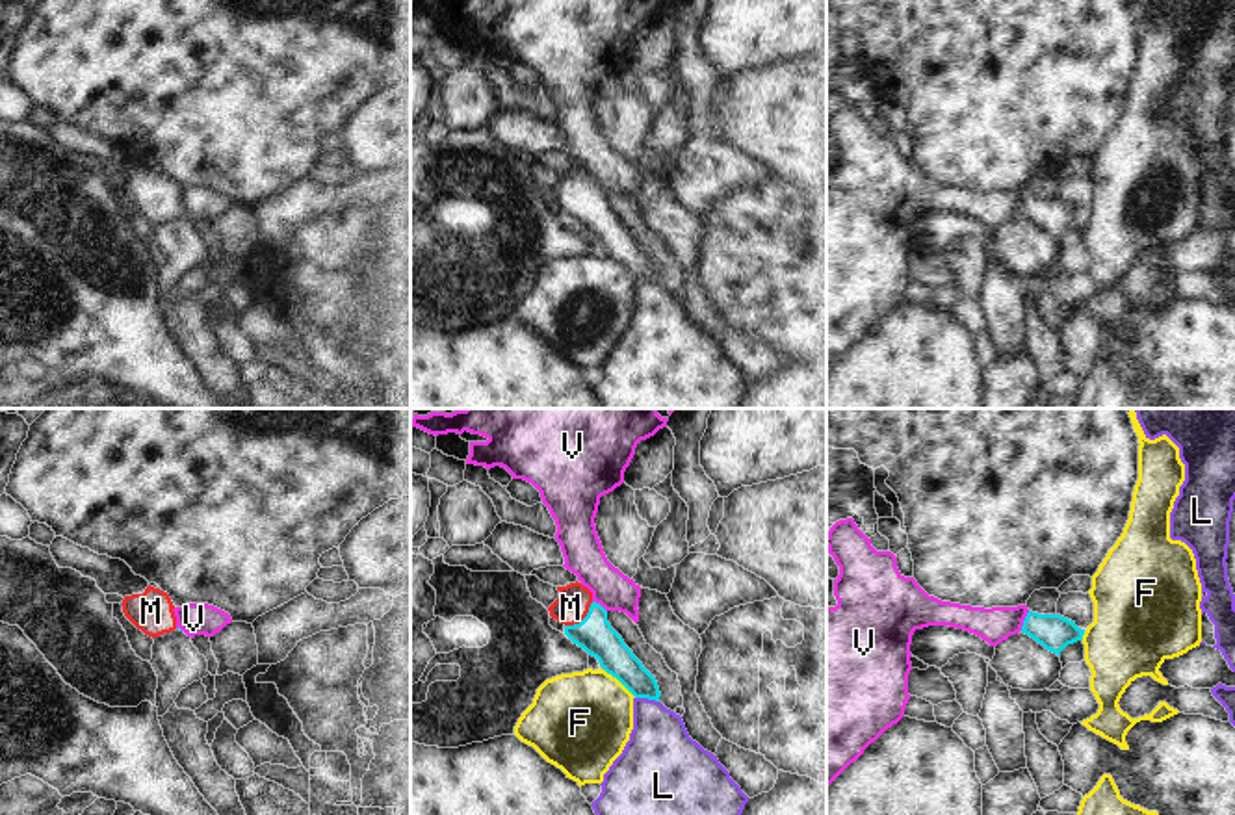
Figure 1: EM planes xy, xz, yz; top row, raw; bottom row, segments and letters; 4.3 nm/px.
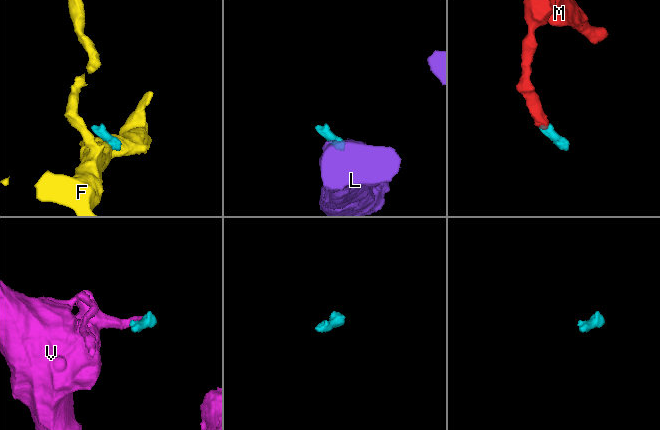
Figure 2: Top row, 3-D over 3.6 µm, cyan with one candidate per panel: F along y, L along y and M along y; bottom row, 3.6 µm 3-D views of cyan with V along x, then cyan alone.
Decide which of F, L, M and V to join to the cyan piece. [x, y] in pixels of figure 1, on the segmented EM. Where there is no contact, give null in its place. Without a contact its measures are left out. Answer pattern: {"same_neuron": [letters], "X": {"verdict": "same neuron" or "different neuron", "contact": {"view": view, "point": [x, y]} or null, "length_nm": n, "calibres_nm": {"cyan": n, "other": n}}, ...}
{"same_neuron": ["M"], "F": {"verdict": "different neuron", "contact": {"view": "xz", "point": [621, 682]}, "length_nm": 190, "calibres_nm": {"cyan": 160, "other": 440}}, "L": {"verdict": "different neuron", "contact": {"view": "xz", "point": [647, 697]}, "length_nm": 110, "calibres_nm": {"cyan": 150, "other": 300}}, "M": {"verdict": "same neuron", "contact": {"view": "xz", "point": [584, 619]}, "length_nm": 170, "calibres_nm": {"cyan": 160, "other": 150}}, "V": {"verdict": "different neuron", "contact": {"view": "yz", "point": [1024, 620]}, "length_nm": 100, "calibres_nm": {"cyan": 160, "other": 150}}}

